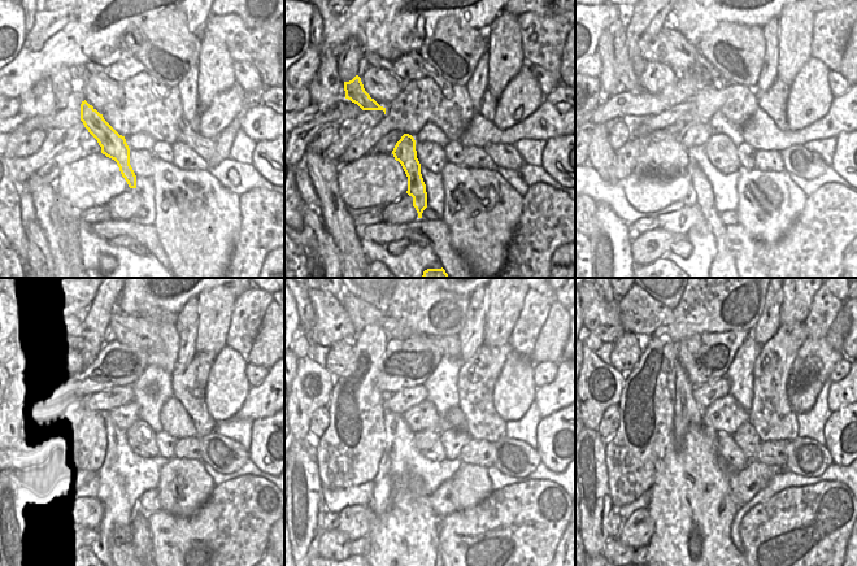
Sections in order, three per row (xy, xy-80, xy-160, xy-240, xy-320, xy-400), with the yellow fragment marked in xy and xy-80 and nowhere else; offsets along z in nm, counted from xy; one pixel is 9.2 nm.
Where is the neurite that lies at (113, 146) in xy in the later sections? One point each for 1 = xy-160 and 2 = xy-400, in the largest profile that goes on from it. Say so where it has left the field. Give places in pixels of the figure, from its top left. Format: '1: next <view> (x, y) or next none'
1: next xy-160 (701, 187)
2: next none

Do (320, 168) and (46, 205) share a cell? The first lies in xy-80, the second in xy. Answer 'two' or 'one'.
one

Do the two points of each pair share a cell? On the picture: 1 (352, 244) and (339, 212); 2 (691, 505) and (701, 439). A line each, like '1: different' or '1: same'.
1: same
2: same

